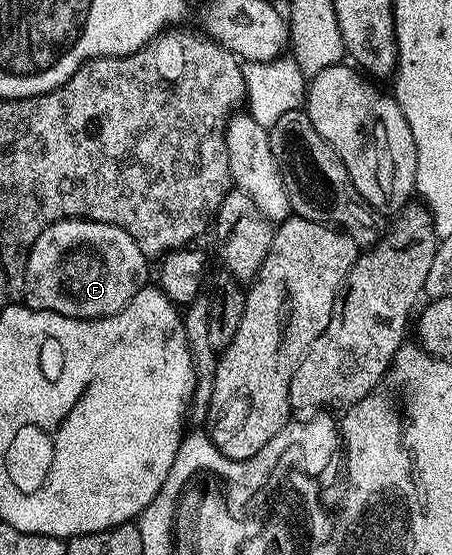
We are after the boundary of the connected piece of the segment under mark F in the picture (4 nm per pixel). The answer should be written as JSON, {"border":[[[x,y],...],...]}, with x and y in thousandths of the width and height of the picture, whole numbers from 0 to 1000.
{"border":[[[135,395],[131,402],[97,413],[71,441],[53,499],[55,551],[162,575],[226,575],[235,568],[252,568],[274,557],[274,550],[283,550],[283,542],[292,542],[299,528],[319,515],[314,494],[323,488],[323,474],[327,463],[310,441],[274,420],[274,413],[201,395]]]}

